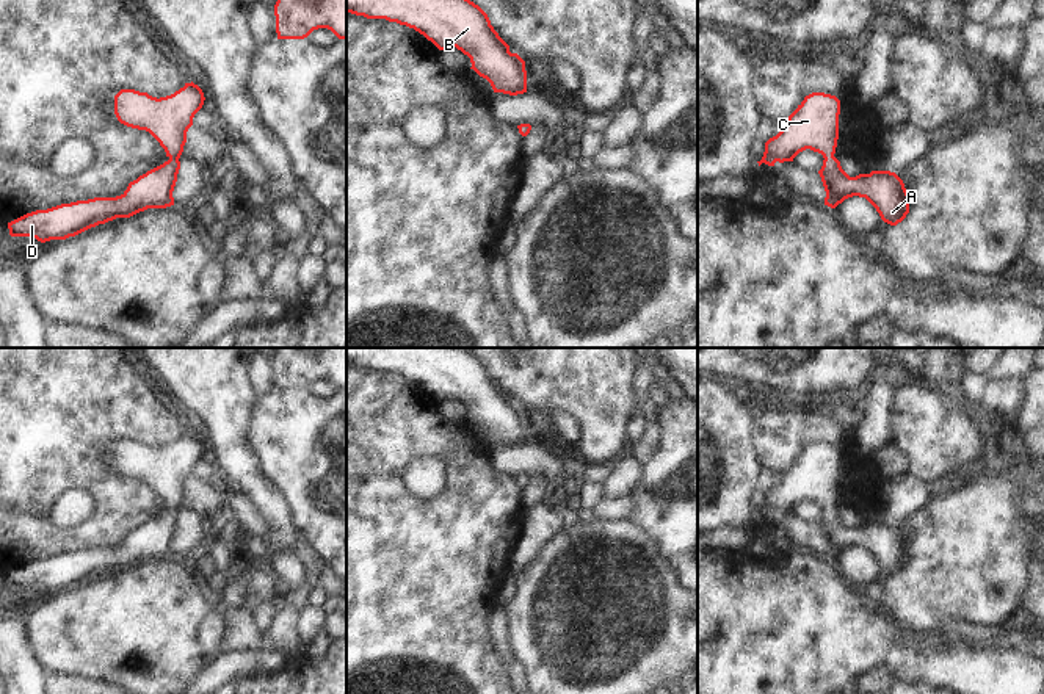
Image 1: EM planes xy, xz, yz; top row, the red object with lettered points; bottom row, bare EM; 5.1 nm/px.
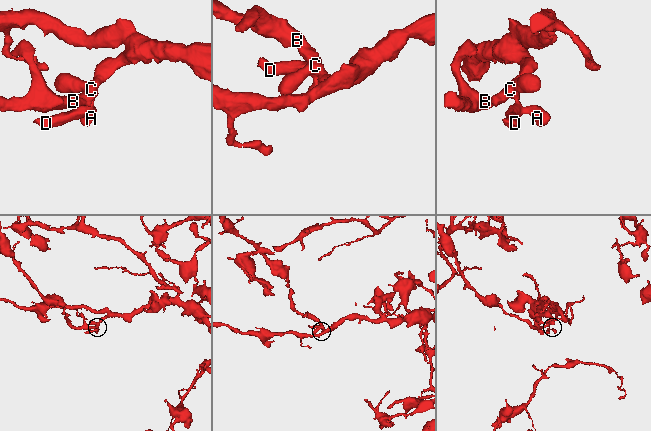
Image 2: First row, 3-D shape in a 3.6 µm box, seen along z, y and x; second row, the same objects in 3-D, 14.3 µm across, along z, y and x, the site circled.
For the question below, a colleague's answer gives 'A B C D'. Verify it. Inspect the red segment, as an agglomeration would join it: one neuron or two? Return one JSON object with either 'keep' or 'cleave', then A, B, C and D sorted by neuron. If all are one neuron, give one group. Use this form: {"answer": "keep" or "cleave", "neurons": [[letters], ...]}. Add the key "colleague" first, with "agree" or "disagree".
{"colleague": "agree", "answer": "keep", "neurons": [["A", "B", "C", "D"]]}

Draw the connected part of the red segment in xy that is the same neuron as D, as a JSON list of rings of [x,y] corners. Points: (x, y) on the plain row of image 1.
[[[193,432],[160,450],[135,440],[121,440],[114,446],[118,472],[149,483],[169,511],[130,533],[121,547],[77,551],[27,564],[8,573],[9,586],[33,587],[41,594],[66,591],[116,569],[174,556],[179,509],[187,493],[187,483],[204,451],[202,440]]]

